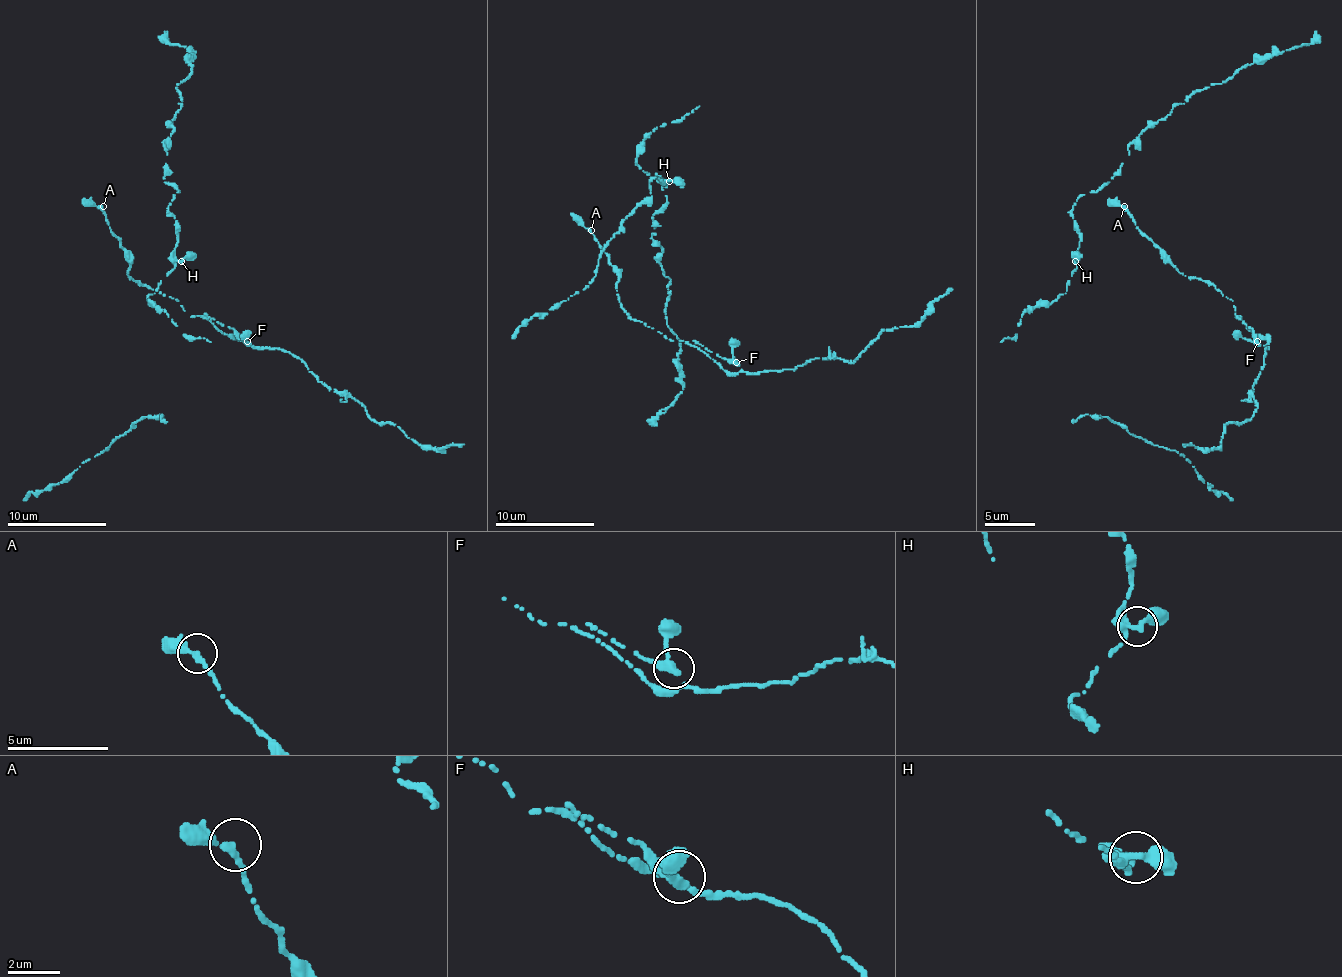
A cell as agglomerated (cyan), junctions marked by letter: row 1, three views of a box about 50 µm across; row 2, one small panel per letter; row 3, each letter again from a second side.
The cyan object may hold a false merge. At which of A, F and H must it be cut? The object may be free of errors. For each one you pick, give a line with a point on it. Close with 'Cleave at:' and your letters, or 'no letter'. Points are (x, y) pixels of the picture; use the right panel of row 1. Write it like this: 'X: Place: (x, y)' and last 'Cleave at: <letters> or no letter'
Cleave at: no letter

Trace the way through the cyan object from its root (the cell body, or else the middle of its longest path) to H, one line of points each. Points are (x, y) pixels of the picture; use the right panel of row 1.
H: (1112, 179), (1097, 191), (1080, 196), (1072, 206), (1072, 219), (1080, 236), (1075, 261)

